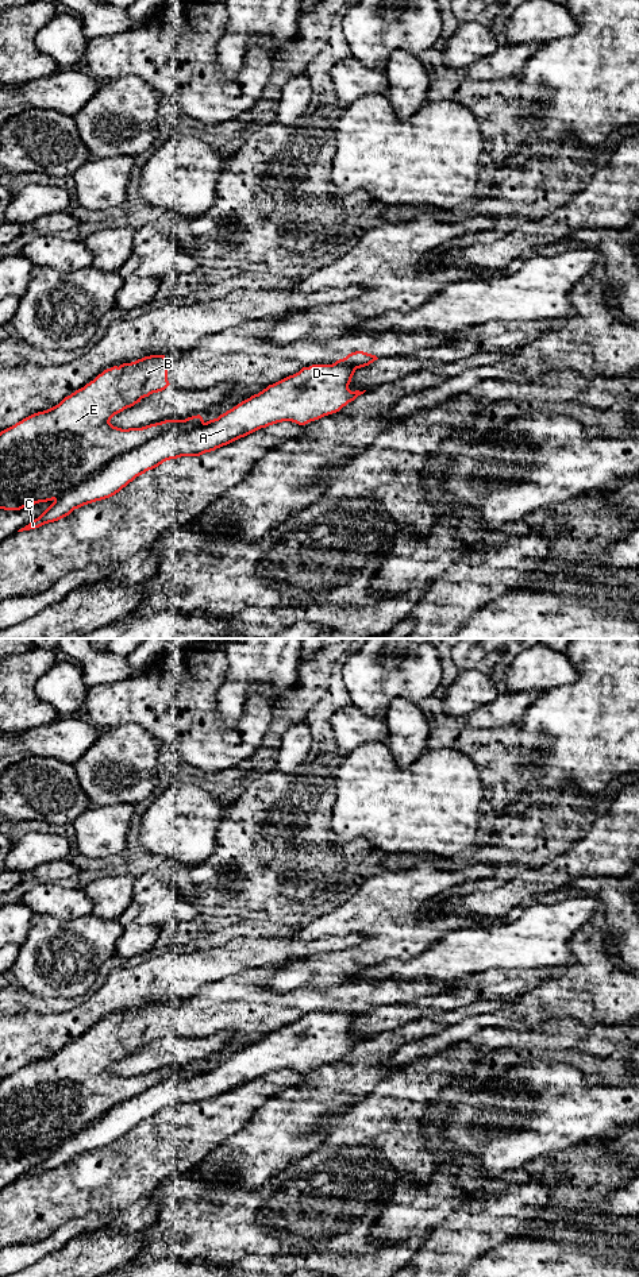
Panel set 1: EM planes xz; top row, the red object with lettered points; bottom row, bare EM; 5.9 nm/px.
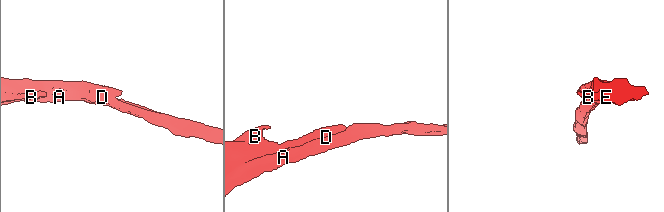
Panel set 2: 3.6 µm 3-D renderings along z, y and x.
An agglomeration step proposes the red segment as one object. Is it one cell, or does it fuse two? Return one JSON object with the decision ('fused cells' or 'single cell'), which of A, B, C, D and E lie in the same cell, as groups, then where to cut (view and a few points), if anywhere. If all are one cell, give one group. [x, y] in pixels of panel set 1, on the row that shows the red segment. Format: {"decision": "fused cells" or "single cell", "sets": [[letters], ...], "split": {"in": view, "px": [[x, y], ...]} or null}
{"decision": "fused cells", "sets": [["A", "C", "D"], ["B", "E"]], "split": {"in": "xz", "px": [[204, 423], [193, 428], [162, 432], [119, 454], [54, 500]]}}

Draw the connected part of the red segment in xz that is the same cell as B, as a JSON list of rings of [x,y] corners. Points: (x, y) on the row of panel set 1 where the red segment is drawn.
[[[150,355],[131,363],[123,363],[104,370],[84,387],[65,397],[58,405],[34,413],[15,425],[0,432],[0,509],[20,510],[39,502],[58,499],[69,489],[86,481],[101,470],[109,460],[135,450],[149,440],[174,429],[195,429],[204,424],[200,414],[185,420],[165,420],[142,428],[122,429],[113,427],[111,418],[127,408],[140,402],[153,393],[169,386],[168,362],[165,355]]]

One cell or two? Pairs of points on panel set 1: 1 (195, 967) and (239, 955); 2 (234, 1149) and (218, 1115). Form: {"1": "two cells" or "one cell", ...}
{"1": "one cell", "2": "two cells"}

